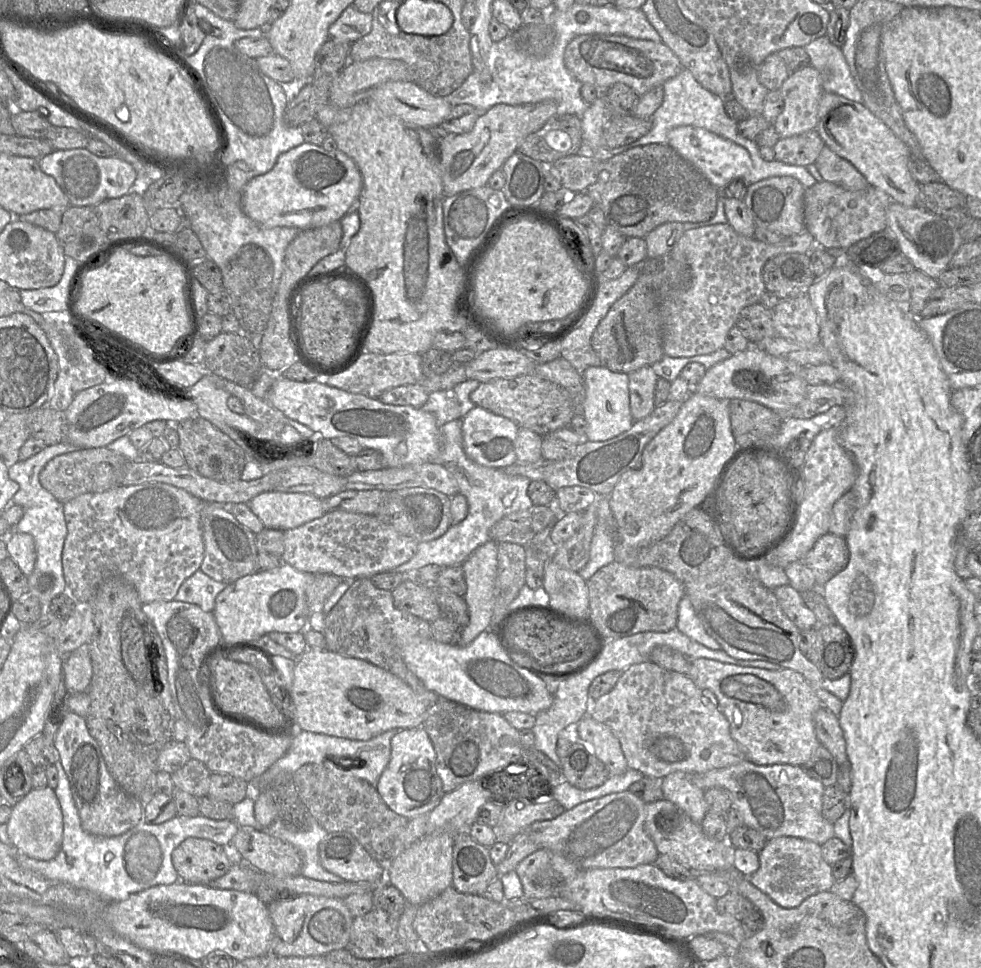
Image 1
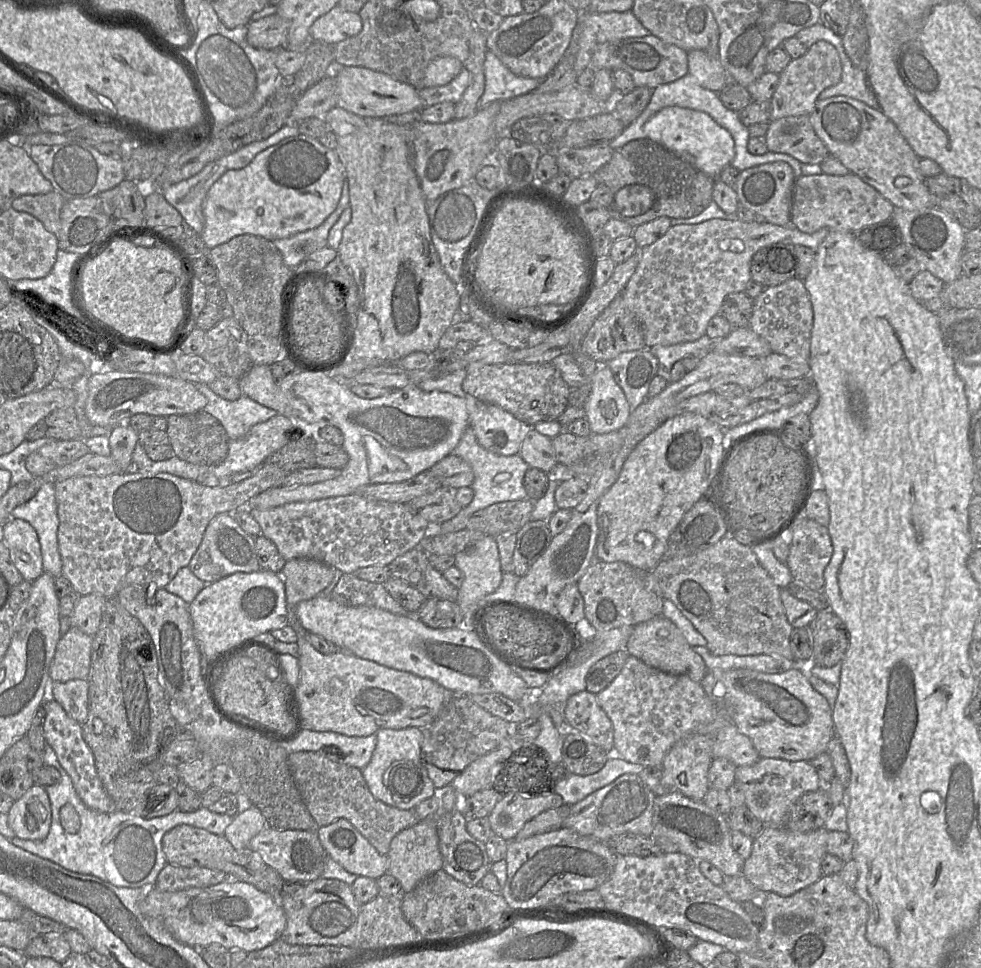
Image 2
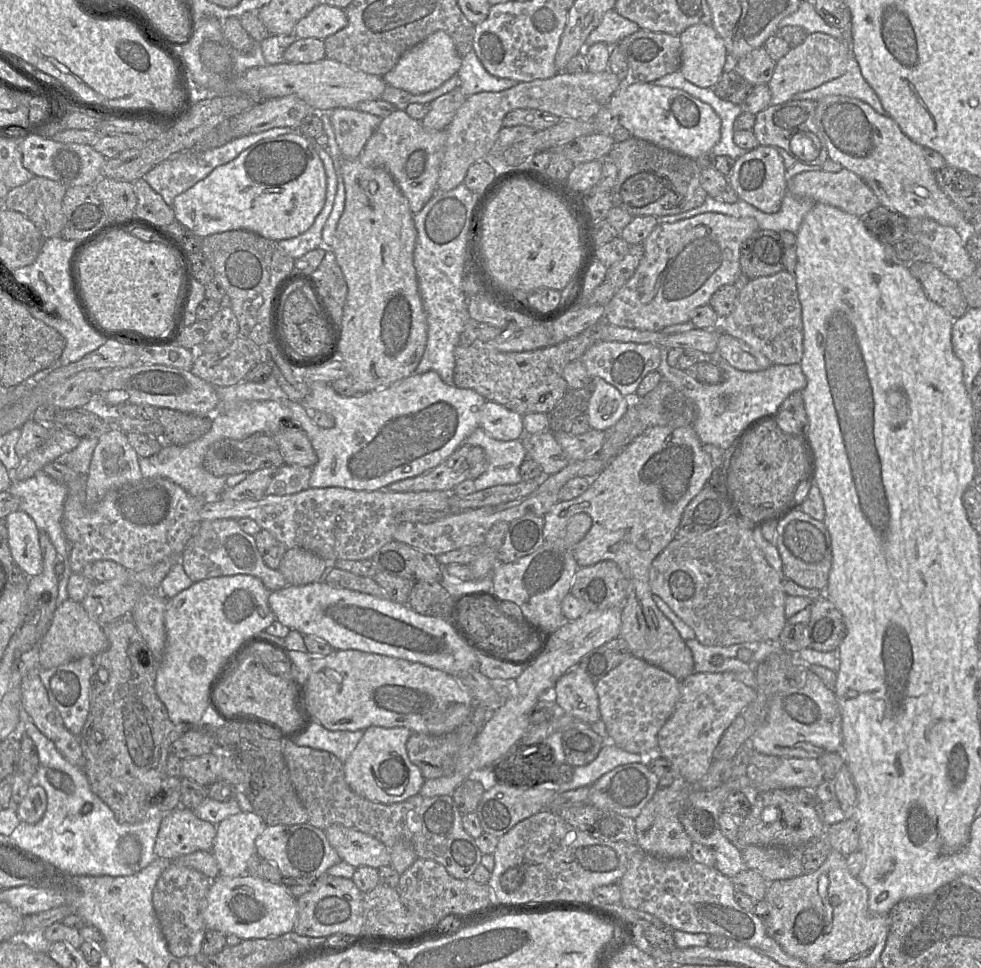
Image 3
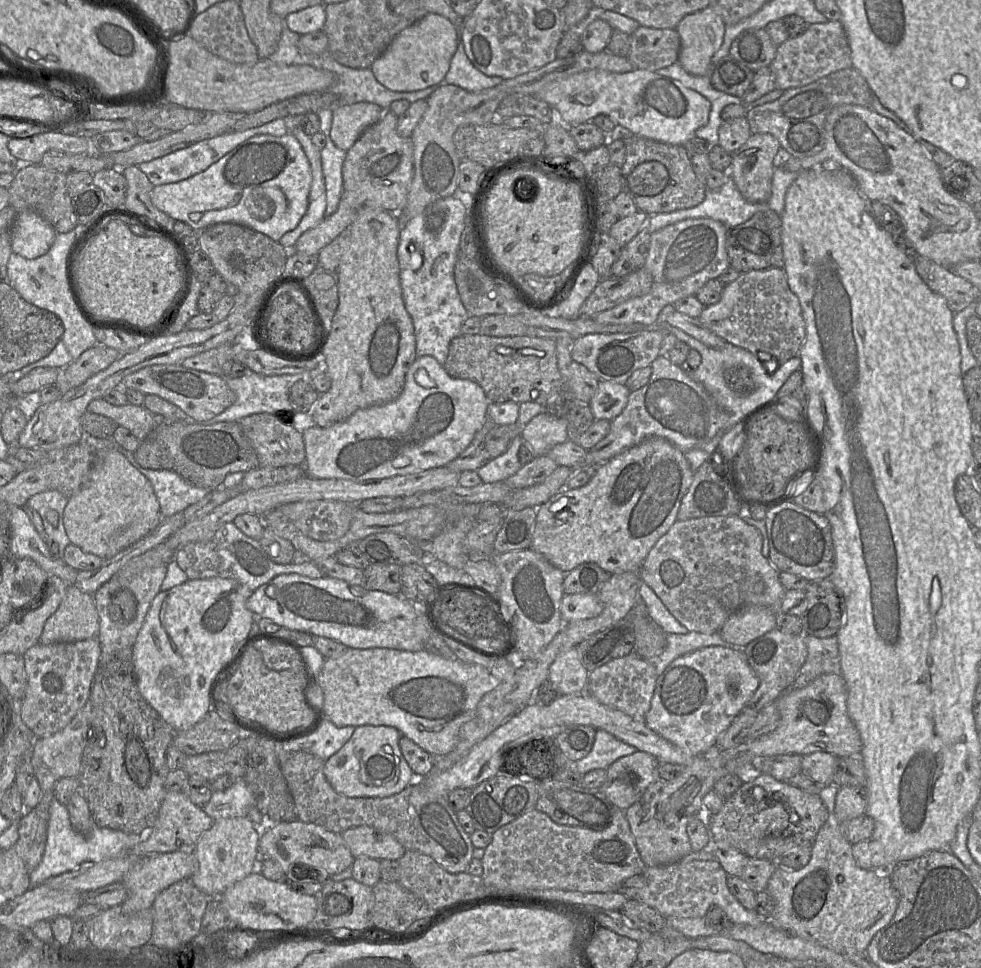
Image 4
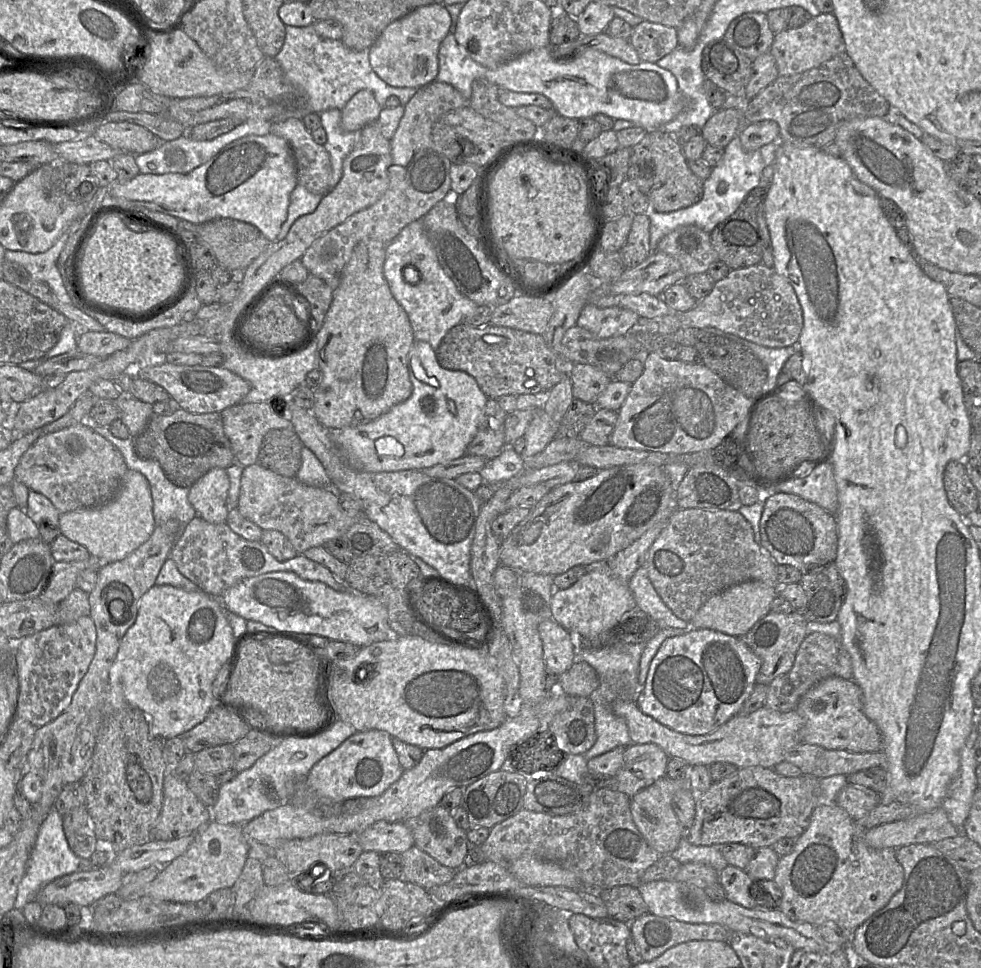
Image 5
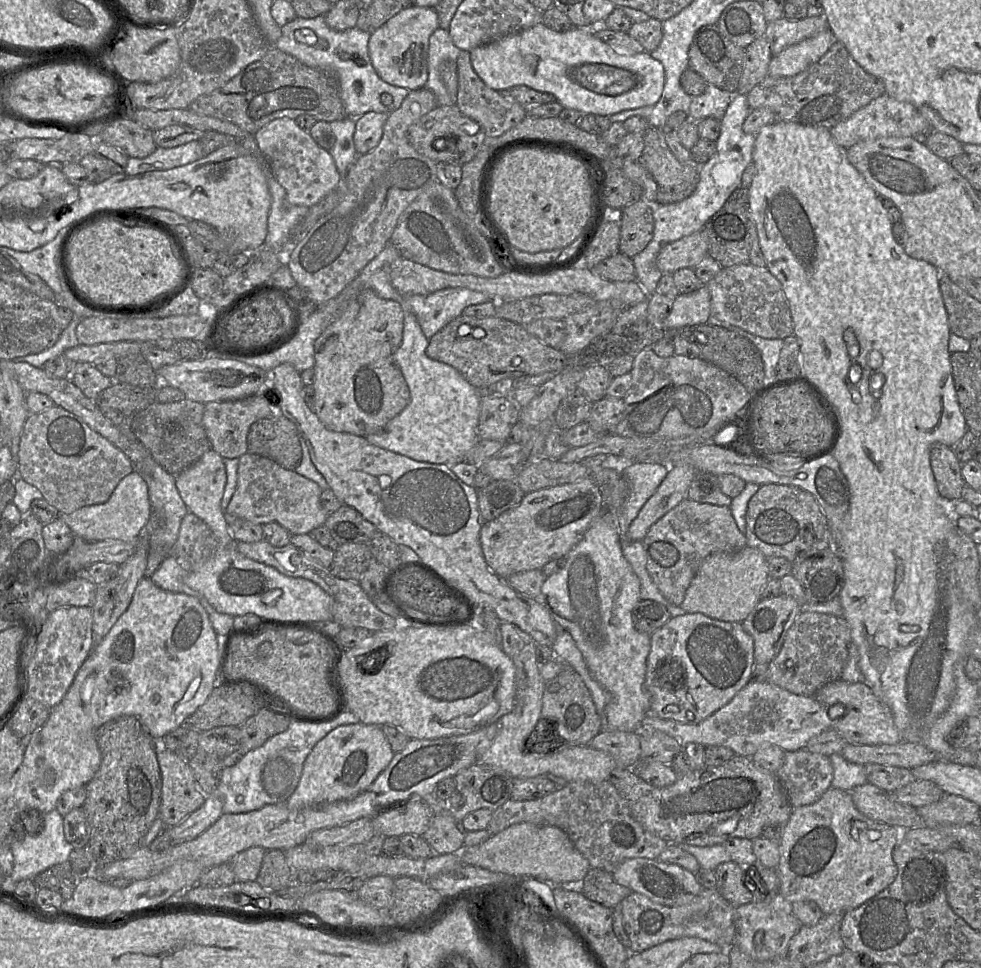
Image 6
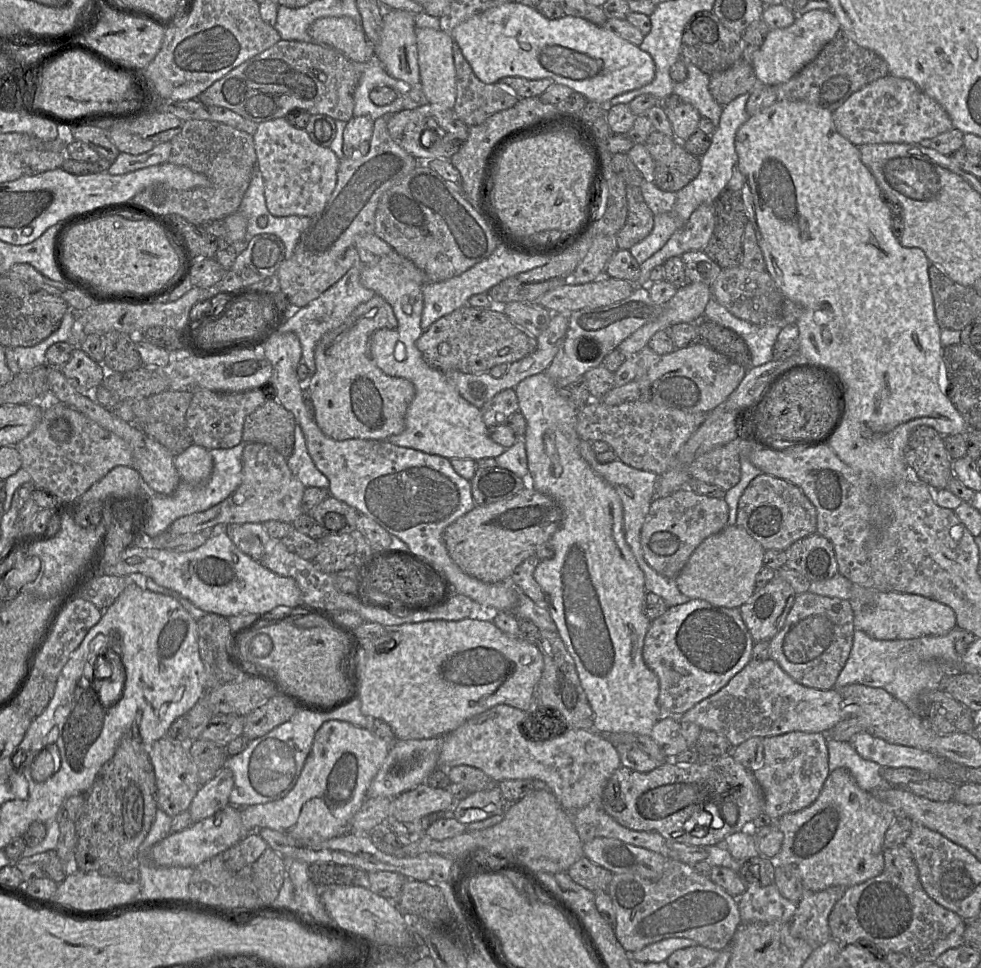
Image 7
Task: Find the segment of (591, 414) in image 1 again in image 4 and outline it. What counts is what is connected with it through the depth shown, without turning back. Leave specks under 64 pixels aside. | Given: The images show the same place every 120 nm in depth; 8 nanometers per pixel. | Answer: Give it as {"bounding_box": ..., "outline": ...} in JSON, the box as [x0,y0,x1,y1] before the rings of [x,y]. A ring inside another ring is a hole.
{"bounding_box":[589,381,630,421],"outline":[[[600,381],[589,406],[595,420],[612,421],[622,413],[628,402],[630,391],[619,383]]]}

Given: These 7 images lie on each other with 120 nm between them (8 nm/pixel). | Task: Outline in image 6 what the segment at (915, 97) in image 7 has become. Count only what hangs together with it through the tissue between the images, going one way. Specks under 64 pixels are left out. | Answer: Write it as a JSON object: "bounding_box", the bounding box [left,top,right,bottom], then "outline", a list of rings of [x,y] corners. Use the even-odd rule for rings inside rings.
{"bounding_box":[829,93,931,150],"outline":[[[884,93],[829,130],[835,142],[847,150],[864,140],[881,137],[915,137],[917,134],[929,133],[931,126],[914,105],[898,101]]]}

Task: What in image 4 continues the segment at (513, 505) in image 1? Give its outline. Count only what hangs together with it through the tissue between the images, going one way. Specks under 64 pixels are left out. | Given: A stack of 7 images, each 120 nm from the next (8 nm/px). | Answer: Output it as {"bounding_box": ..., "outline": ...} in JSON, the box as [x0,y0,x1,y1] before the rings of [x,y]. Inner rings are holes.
{"bounding_box":[477,435,523,483],"outline":[[[517,435],[512,440],[508,449],[494,459],[489,460],[481,466],[477,473],[483,483],[504,481],[510,476],[515,475],[522,467],[518,452],[523,443],[521,435]]]}

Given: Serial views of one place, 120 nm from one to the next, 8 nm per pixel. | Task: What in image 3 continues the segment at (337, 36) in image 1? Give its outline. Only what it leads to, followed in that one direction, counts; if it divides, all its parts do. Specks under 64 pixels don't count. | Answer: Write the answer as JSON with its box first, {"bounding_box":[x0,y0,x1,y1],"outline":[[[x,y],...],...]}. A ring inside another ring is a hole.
{"bounding_box":[294,2,348,40],"outline":[[[321,2],[308,15],[298,21],[294,33],[298,39],[317,38],[325,40],[345,28],[348,18],[344,9]]]}

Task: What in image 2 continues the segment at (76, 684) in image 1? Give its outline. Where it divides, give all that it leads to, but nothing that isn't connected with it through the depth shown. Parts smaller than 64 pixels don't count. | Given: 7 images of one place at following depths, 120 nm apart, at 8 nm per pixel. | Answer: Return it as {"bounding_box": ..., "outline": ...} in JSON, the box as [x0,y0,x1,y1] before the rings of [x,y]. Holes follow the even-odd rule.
{"bounding_box":[49,627,92,682],"outline":[[[70,627],[61,635],[49,668],[53,682],[87,680],[92,653],[92,636],[76,627]]]}

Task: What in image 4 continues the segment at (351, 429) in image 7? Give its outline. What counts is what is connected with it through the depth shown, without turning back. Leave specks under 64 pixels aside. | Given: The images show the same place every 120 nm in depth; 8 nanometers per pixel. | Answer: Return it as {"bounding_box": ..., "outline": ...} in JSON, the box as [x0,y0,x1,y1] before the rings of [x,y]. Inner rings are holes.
{"bounding_box":[311,206,417,427],"outline":[[[363,206],[359,210],[353,222],[348,226],[348,228],[349,243],[340,258],[340,264],[337,269],[339,304],[332,320],[331,329],[328,331],[328,340],[323,350],[326,361],[326,372],[330,376],[331,387],[327,392],[320,394],[313,410],[311,411],[312,419],[314,423],[319,427],[328,427],[339,423],[347,419],[358,409],[385,404],[396,399],[404,388],[405,378],[409,367],[417,358],[414,325],[412,318],[404,304],[399,276],[400,269],[397,257],[397,249],[399,244],[401,225],[399,223],[397,213],[379,207]]]}

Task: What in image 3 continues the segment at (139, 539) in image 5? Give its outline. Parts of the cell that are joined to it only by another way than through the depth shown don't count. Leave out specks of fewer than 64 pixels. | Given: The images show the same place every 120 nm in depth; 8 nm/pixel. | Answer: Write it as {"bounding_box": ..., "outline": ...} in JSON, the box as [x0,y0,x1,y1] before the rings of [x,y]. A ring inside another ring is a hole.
{"bounding_box":[84,429,143,509],"outline":[[[111,429],[98,439],[87,474],[85,475],[84,507],[93,509],[112,489],[143,479],[138,463],[138,455],[129,444],[125,433]]]}

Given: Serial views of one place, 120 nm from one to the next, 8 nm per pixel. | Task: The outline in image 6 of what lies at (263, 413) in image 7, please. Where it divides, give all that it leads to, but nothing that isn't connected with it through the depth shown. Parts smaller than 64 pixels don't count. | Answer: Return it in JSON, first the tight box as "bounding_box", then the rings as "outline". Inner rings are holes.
{"bounding_box":[248,411,305,472],"outline":[[[281,411],[257,420],[248,433],[248,452],[269,458],[296,472],[303,459],[305,439],[294,422]]]}

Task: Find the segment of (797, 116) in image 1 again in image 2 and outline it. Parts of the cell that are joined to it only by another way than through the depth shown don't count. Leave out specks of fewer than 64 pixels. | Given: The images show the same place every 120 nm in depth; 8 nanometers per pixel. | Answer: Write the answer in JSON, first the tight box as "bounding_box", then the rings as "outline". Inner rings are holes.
{"bounding_box":[770,40,842,120],"outline":[[[824,40],[815,42],[803,56],[792,59],[779,74],[778,86],[770,100],[770,120],[787,116],[809,116],[814,109],[819,94],[826,88],[839,83],[841,77],[842,65],[836,48]]]}

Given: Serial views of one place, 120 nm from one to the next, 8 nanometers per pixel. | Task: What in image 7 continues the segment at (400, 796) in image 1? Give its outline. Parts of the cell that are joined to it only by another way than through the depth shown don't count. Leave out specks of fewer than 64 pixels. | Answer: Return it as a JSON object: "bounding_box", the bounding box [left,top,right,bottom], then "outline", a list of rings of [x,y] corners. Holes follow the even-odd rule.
{"bounding_box":[240,720,391,841],"outline":[[[329,720],[317,730],[311,750],[292,789],[281,799],[255,804],[240,810],[241,822],[249,832],[270,828],[295,840],[326,841],[349,832],[349,822],[366,798],[370,783],[388,755],[391,744],[366,728],[351,723]]]}

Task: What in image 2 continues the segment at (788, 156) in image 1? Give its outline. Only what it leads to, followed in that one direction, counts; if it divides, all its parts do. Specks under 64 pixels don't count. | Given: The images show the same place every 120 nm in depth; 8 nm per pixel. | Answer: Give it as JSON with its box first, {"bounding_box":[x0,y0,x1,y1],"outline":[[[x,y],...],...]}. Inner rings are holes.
{"bounding_box":[763,115,830,165],"outline":[[[806,115],[770,121],[763,140],[768,151],[790,155],[804,164],[820,165],[830,155]]]}

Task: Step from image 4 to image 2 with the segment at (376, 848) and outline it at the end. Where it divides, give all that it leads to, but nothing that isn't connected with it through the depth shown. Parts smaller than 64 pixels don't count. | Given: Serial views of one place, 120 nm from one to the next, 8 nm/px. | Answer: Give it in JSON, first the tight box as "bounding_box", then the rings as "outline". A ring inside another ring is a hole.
{"bounding_box":[317,819,388,880],"outline":[[[338,819],[327,826],[319,827],[317,834],[328,857],[339,863],[348,872],[375,880],[387,872],[388,856],[379,853],[347,820]]]}

